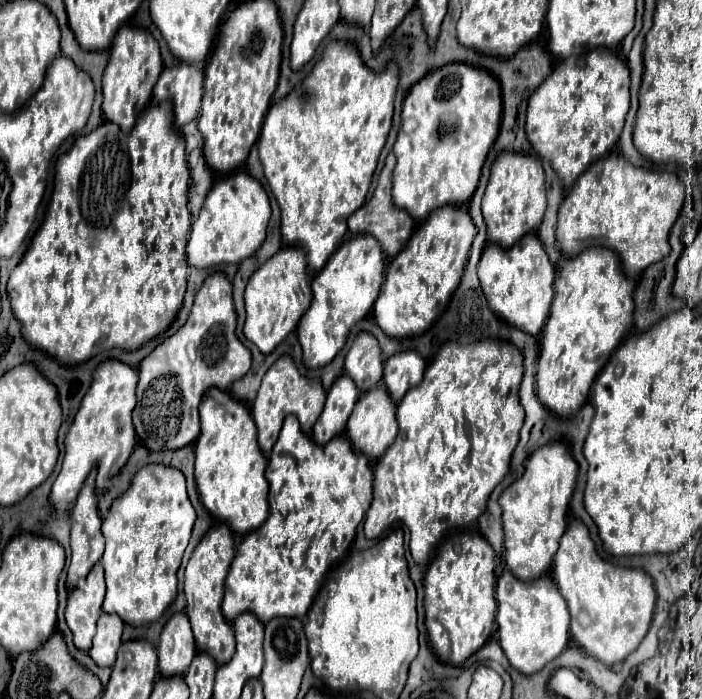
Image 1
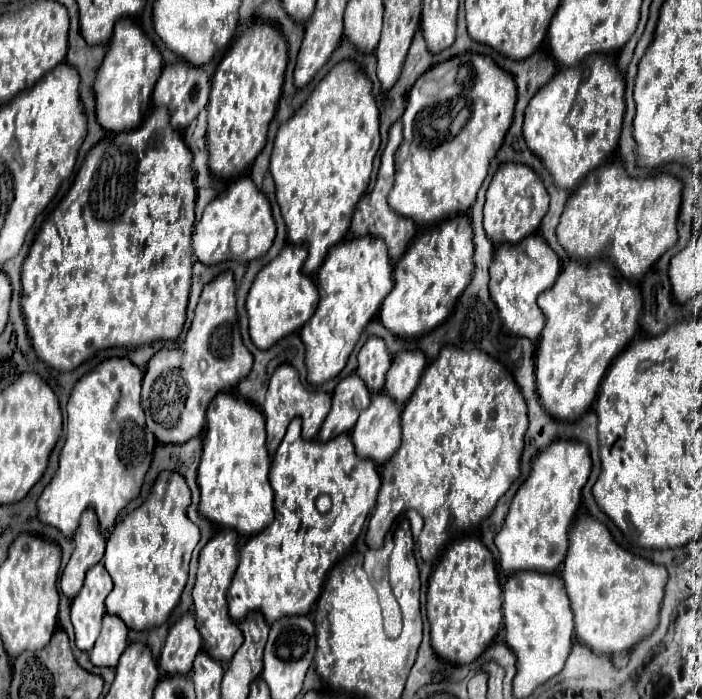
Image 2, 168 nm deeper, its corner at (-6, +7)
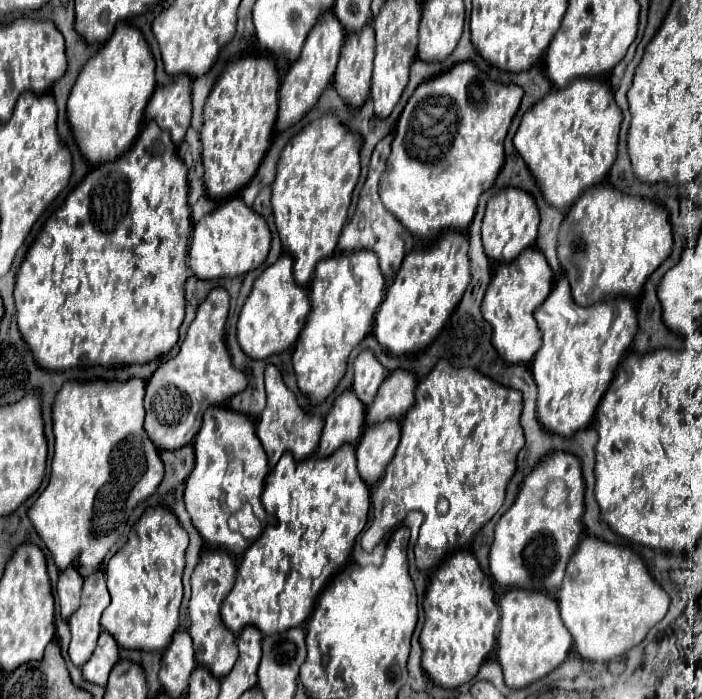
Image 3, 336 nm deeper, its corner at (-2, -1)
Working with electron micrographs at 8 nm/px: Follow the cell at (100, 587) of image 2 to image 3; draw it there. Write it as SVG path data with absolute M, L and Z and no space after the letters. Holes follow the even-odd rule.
M96 570L92 576L84 578L80 608L68 618L68 626L72 632L68 654L76 666L84 666L92 656L100 634L100 616L108 604L110 594L106 588L104 572Z

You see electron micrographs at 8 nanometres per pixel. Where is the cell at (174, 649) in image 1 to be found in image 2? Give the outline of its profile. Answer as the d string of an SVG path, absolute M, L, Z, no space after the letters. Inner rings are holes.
M184 614L170 630L160 654L160 666L168 674L188 674L200 652L200 634L192 614Z

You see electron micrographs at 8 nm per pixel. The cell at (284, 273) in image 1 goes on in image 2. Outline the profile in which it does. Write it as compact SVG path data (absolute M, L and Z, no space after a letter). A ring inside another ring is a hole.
M286 244L282 252L258 272L246 298L246 310L248 310L248 320L250 320L248 330L256 348L268 350L280 338L300 330L314 314L320 294L318 294L314 280L302 274L304 260L306 260L306 246Z

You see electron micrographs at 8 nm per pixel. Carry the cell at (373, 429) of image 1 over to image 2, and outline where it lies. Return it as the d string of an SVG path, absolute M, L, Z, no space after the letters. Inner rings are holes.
M384 392L372 396L370 406L360 414L352 430L352 442L360 458L382 466L400 448L400 412L404 406Z

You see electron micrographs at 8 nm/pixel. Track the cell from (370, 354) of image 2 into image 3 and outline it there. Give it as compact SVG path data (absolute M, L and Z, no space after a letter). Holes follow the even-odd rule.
M368 350L360 352L358 358L354 360L352 390L362 400L364 406L372 404L384 378L386 378L386 372L384 372L384 366L380 364L380 360L376 360L376 356L372 356L372 352L368 352Z

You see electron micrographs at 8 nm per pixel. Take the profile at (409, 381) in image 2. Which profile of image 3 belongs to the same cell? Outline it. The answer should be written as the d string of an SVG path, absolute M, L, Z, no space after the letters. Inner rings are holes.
M410 370L390 372L376 394L376 400L366 410L366 422L380 422L388 418L402 420L404 412L414 404L416 374Z

